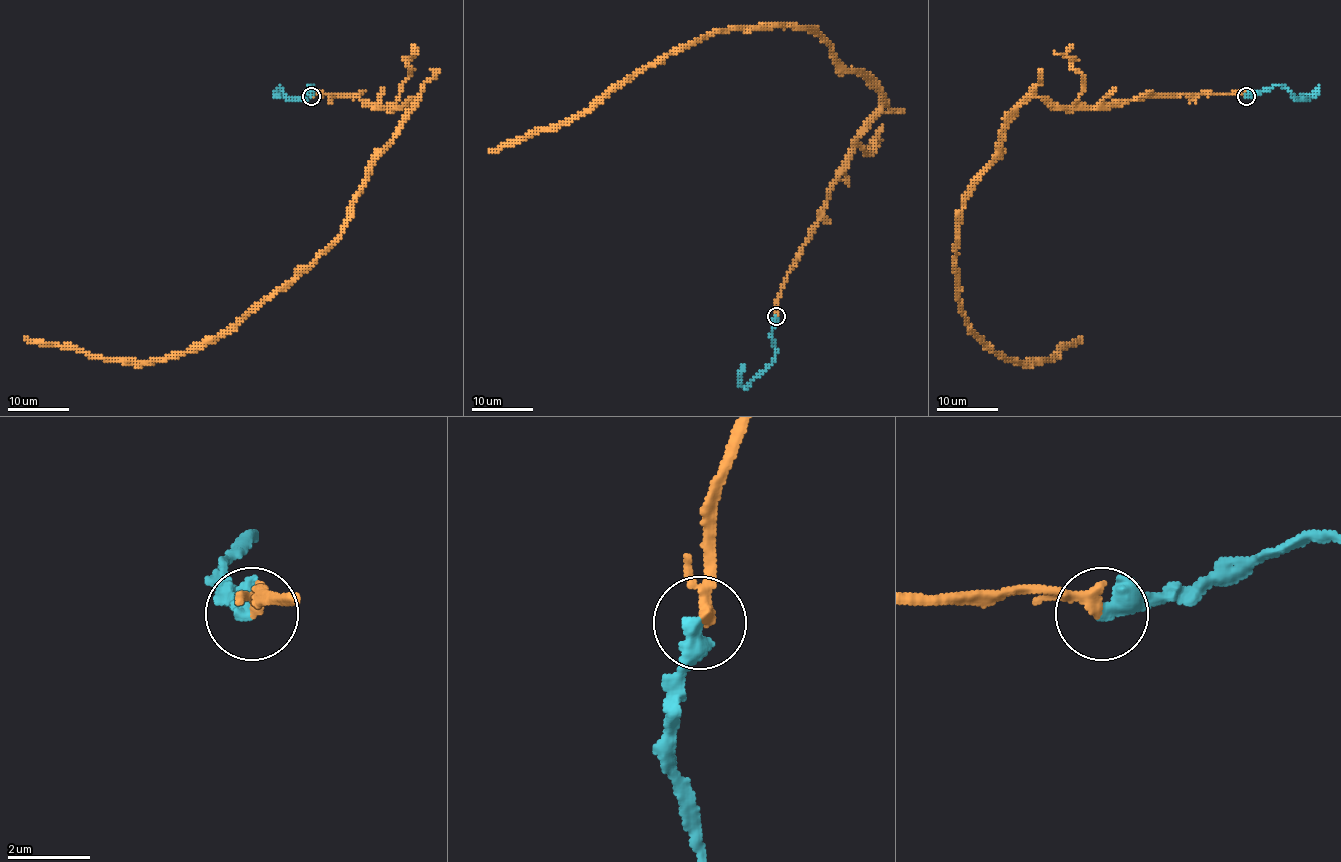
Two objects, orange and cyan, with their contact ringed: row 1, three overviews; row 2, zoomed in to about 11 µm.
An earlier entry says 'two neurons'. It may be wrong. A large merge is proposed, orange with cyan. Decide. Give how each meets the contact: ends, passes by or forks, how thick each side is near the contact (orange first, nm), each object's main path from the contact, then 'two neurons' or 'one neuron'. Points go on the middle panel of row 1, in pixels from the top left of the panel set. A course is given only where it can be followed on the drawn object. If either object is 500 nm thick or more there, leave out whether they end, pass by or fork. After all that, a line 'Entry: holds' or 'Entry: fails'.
orange passes by; cyan ends; calibres 200 and 460 nm; course orange (776, 316), (791, 265), (880, 99), (812, 30), (713, 30), (634, 72), (585, 110), (488, 152); course cyan (776, 316), (772, 331), (776, 357), (745, 388), (739, 377), (743, 364); one neuron
Entry: fails

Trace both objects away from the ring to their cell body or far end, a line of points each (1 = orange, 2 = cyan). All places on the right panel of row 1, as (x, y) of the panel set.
1: (1245, 96), (1107, 107), (1029, 98), (1017, 110), (964, 201), (960, 311), (1006, 359), (1053, 357), (1081, 336)
2: (1245, 96), (1275, 86), (1287, 89), (1298, 99), (1308, 99), (1318, 87), (1307, 95), (1293, 96)

